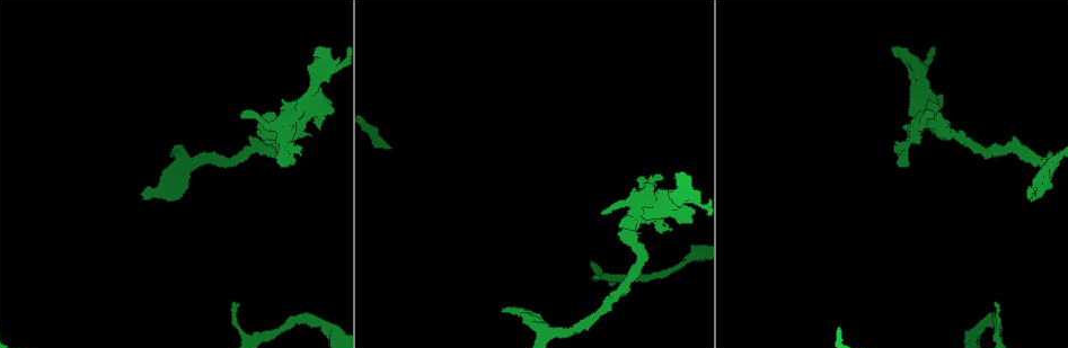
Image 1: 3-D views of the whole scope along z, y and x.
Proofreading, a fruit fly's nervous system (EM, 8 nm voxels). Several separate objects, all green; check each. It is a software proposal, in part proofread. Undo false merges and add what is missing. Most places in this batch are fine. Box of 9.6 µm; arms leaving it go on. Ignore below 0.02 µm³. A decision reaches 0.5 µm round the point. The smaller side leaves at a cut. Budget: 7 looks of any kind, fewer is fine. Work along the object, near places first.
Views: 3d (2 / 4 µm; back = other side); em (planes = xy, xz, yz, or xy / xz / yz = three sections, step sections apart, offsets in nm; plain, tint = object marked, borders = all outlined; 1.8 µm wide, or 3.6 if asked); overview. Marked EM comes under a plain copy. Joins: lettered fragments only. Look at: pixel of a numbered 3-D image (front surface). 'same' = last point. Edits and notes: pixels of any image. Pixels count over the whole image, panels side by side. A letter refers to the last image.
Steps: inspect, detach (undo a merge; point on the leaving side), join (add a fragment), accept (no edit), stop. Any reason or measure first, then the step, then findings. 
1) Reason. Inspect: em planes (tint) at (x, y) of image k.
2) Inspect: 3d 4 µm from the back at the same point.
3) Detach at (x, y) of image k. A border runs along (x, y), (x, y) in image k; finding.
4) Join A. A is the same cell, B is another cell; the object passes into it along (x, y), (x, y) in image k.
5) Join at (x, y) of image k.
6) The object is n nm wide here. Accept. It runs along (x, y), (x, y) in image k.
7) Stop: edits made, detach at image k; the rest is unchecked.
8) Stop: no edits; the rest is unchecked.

An open end. Inspect: 3d 2 µm at (897, 50) of image 1.

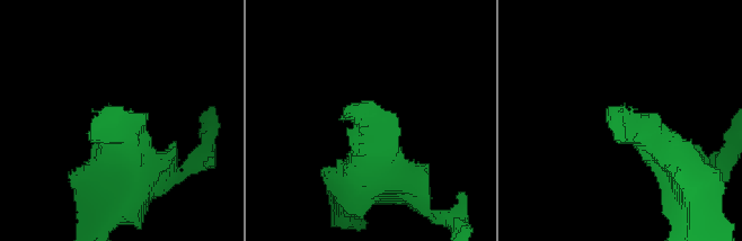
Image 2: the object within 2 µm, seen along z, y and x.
Now the EM. Inspect: em planes (borders) at (619, 113) of image 2.

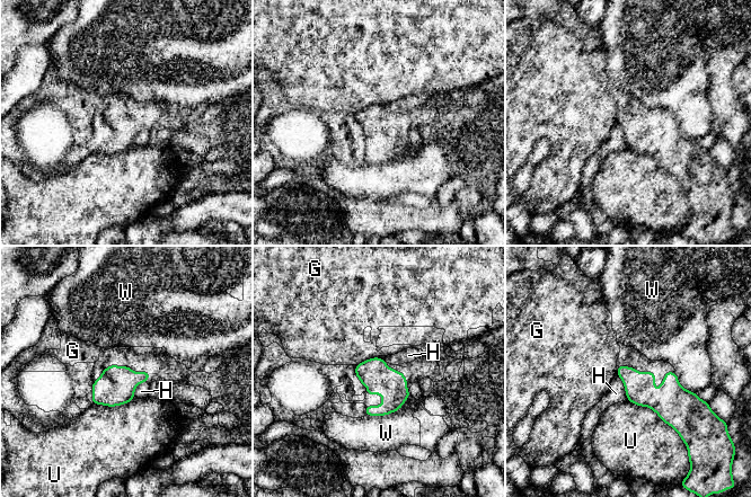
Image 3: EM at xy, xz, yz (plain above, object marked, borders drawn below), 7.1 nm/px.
The object is 220 nm wide here. Accept. G, H, U and W are other cells; a border runs along (618, 376), (623, 382), (627, 399) in image 3; no lettered fragment goes on from it.

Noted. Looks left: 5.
Free end. Inspect: em planes (borders) at (897, 154) of image 1.

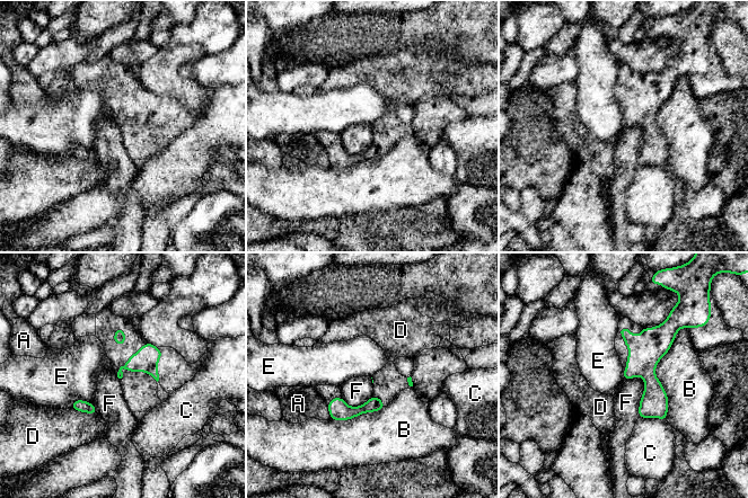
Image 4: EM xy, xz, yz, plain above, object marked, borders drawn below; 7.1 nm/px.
Accept. A, B, C, D, E and F are other cells; none of them fits.

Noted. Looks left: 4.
Free end. Inspect: 3d 4 µm at (142, 196) of image 1.

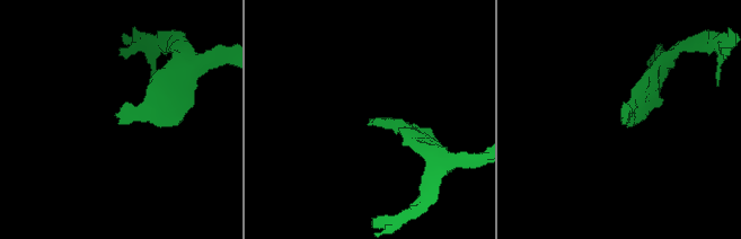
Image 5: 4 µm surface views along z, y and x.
Inspect: em xy step 8 (tint) at (370, 124) of image 5.

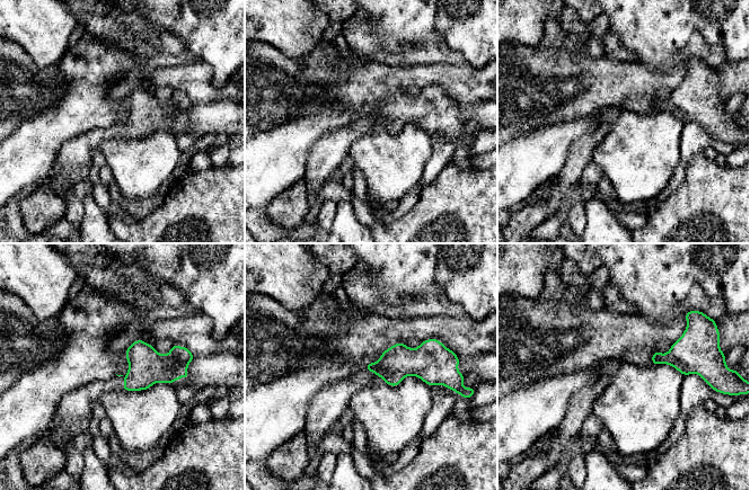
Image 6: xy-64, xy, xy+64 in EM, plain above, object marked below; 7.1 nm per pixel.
Cut it another way. Inspect: em planes (borders) at the same point.

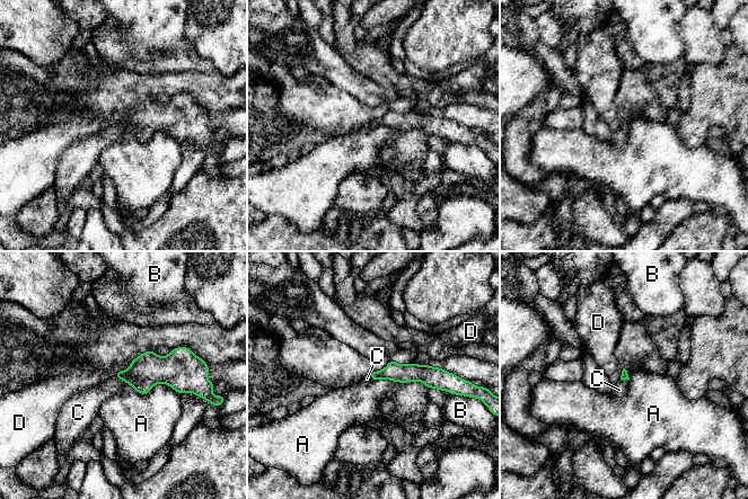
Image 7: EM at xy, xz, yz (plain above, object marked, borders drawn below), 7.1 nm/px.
Join C. C is the same cell, A, B and D are other cells; the neuron continues.

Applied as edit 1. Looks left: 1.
Stop: edits made, join at image 7; the rest is unchecked.

